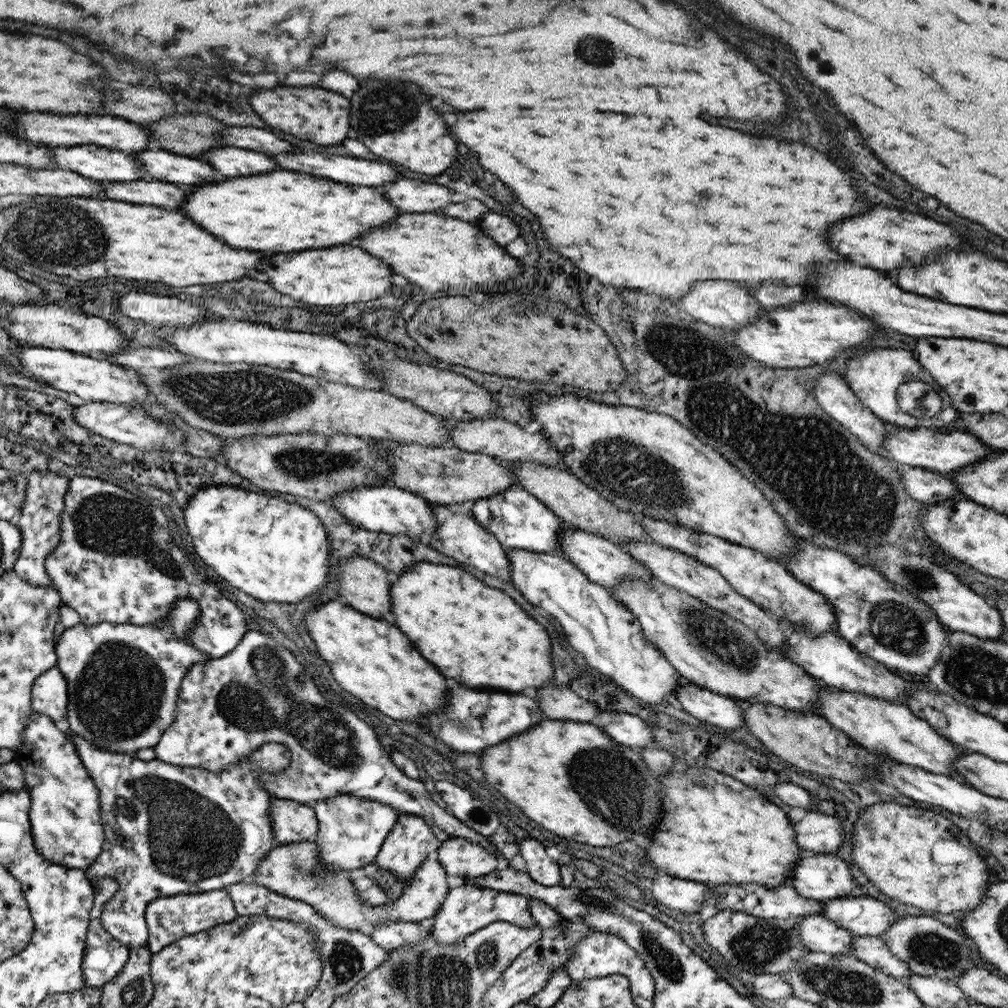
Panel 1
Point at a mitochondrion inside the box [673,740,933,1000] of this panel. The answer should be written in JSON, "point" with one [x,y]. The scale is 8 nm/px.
{"point":[757,946]}

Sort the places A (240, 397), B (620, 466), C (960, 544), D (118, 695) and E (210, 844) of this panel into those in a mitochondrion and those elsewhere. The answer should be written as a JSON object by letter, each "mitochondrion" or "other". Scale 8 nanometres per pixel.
{"A":"mitochondrion","B":"mitochondrion","C":"other","D":"mitochondrion","E":"mitochondrion"}

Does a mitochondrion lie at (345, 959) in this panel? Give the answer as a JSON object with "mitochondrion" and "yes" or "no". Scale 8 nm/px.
{"mitochondrion":"yes"}

